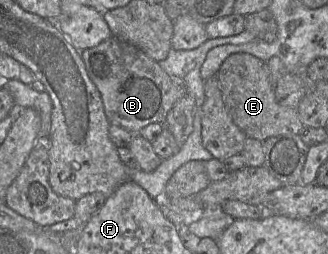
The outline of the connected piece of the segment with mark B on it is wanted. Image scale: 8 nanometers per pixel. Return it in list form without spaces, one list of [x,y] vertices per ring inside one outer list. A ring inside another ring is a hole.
[[[114,36],[95,47],[81,51],[81,57],[90,79],[101,95],[109,123],[119,125],[132,134],[137,134],[148,124],[164,122],[168,111],[186,94],[185,83],[180,77],[168,74],[142,50]]]

